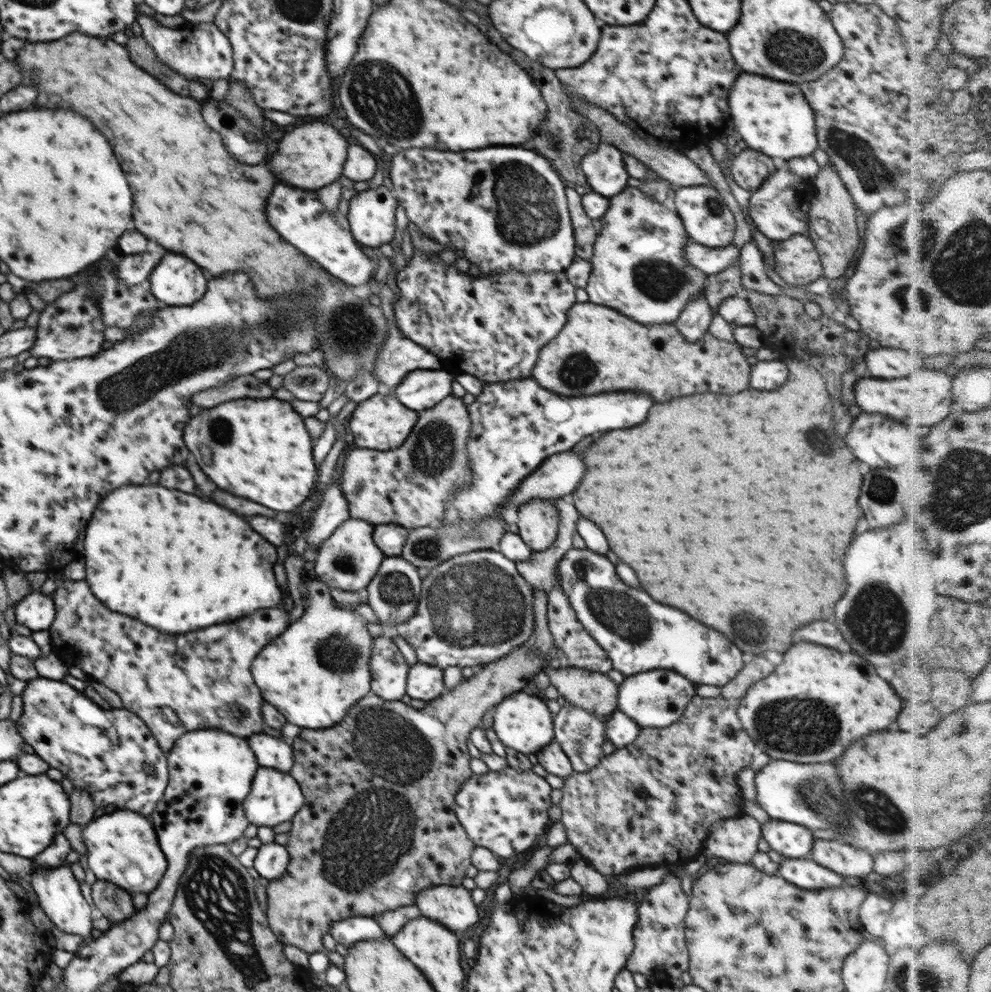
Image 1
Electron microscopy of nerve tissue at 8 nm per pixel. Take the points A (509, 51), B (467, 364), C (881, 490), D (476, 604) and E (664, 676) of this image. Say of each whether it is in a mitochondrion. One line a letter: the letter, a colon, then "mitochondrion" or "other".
A: other
B: other
C: mitochondrion
D: mitochondrion
E: other

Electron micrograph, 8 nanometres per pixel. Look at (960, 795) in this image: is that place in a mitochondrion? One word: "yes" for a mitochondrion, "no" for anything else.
no

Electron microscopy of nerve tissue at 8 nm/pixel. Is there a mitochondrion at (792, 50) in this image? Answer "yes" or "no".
yes

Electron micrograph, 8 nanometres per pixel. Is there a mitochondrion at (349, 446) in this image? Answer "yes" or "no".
no

